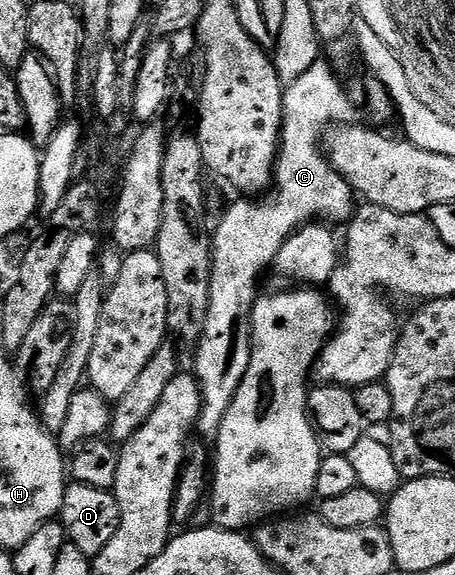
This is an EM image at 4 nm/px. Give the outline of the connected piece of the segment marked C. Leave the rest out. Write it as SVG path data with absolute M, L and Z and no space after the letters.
M320 57L309 70L295 75L292 83L286 84L283 134L279 157L275 161L273 186L258 201L240 198L240 203L233 204L220 217L219 224L214 224L209 309L203 332L194 348L193 368L201 393L197 435L204 444L214 444L219 438L221 421L225 421L225 413L229 413L229 405L233 405L233 397L249 369L251 311L261 295L261 291L255 288L259 274L274 264L287 238L300 227L315 220L331 225L342 224L355 214L357 196L337 173L321 146L332 124L354 120L351 118L355 115L355 107L338 78L340 76L330 62Z

